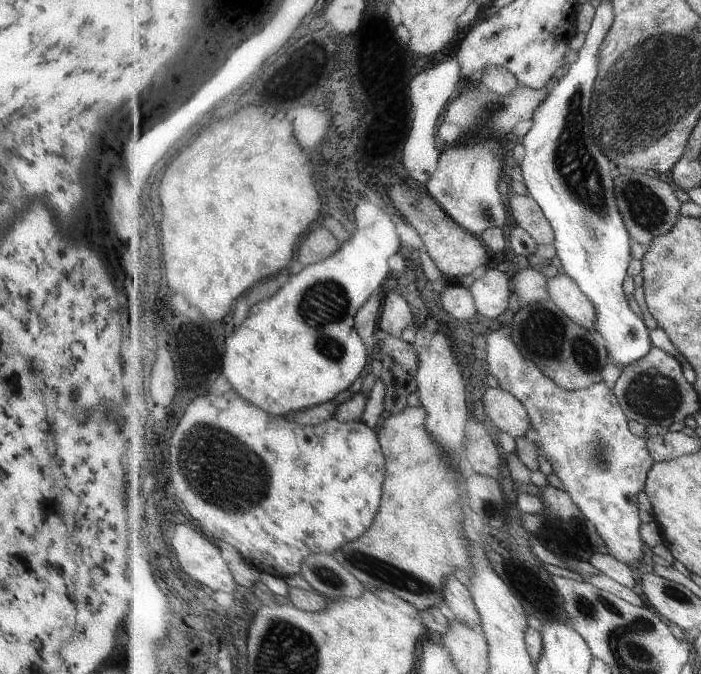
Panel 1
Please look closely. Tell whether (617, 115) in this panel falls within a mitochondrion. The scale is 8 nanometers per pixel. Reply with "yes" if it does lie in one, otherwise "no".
yes

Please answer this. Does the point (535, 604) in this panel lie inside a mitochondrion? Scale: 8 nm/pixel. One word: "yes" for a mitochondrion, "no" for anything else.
no

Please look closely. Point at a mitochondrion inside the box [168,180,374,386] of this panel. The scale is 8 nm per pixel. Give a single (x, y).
(325, 303)

